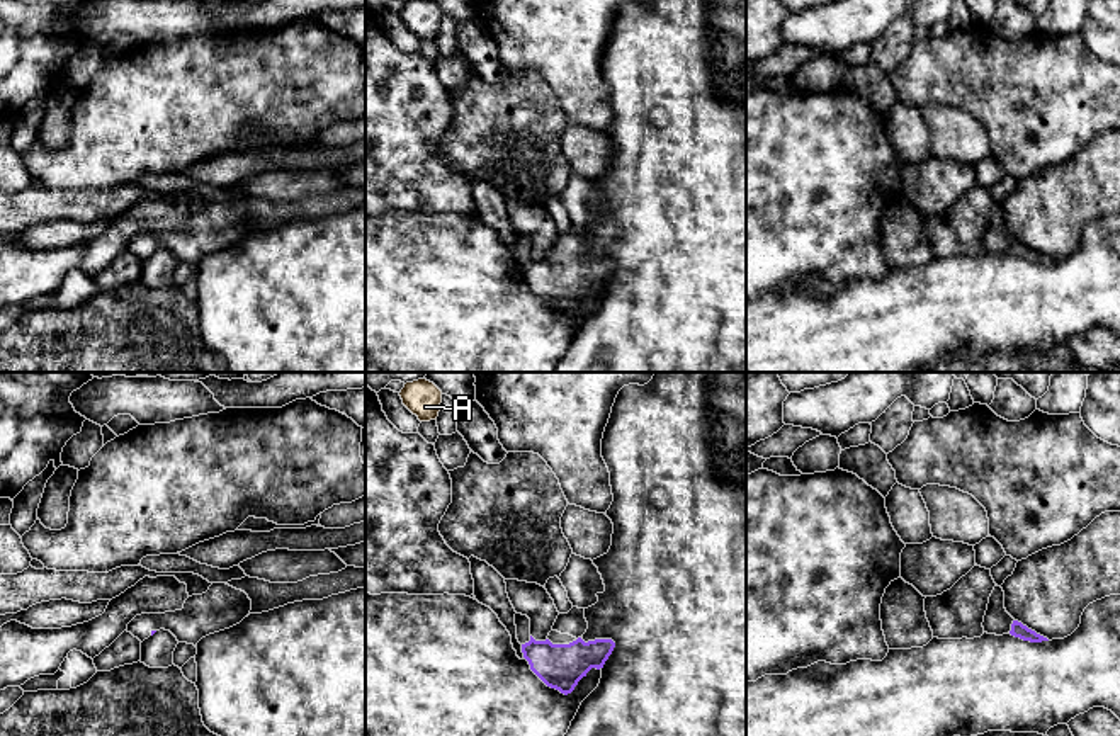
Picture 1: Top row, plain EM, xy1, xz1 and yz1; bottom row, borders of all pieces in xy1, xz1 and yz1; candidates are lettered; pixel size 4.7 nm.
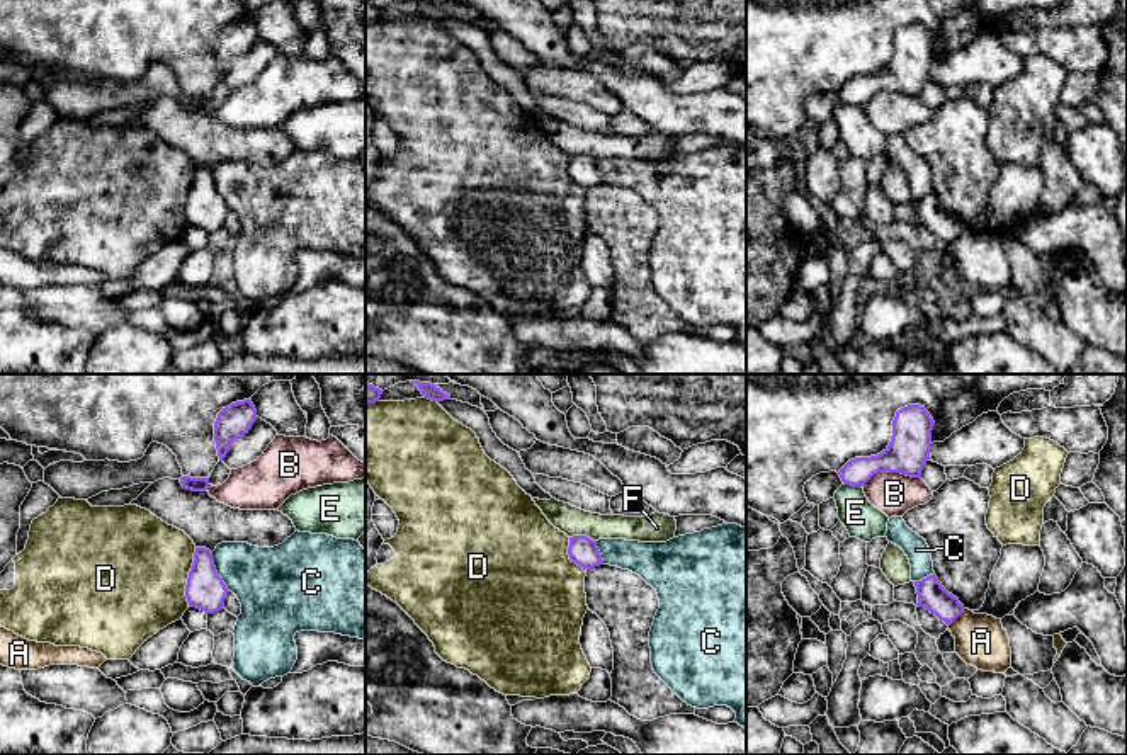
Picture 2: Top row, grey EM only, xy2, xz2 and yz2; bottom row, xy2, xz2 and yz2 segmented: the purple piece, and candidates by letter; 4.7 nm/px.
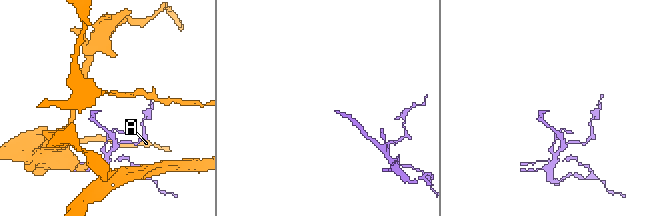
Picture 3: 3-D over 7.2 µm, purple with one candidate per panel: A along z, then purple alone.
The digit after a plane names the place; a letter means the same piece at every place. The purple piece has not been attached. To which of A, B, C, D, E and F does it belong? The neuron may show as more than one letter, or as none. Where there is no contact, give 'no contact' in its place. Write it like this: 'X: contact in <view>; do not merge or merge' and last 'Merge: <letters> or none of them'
A: contact in yz2; do not merge
B: contact in yz2; do not merge
C: contact in xy2; do not merge
D: contact in xy2; do not merge
E: contact in yz2; do not merge
F: contact in xz2; do not merge
Merge: none of them

